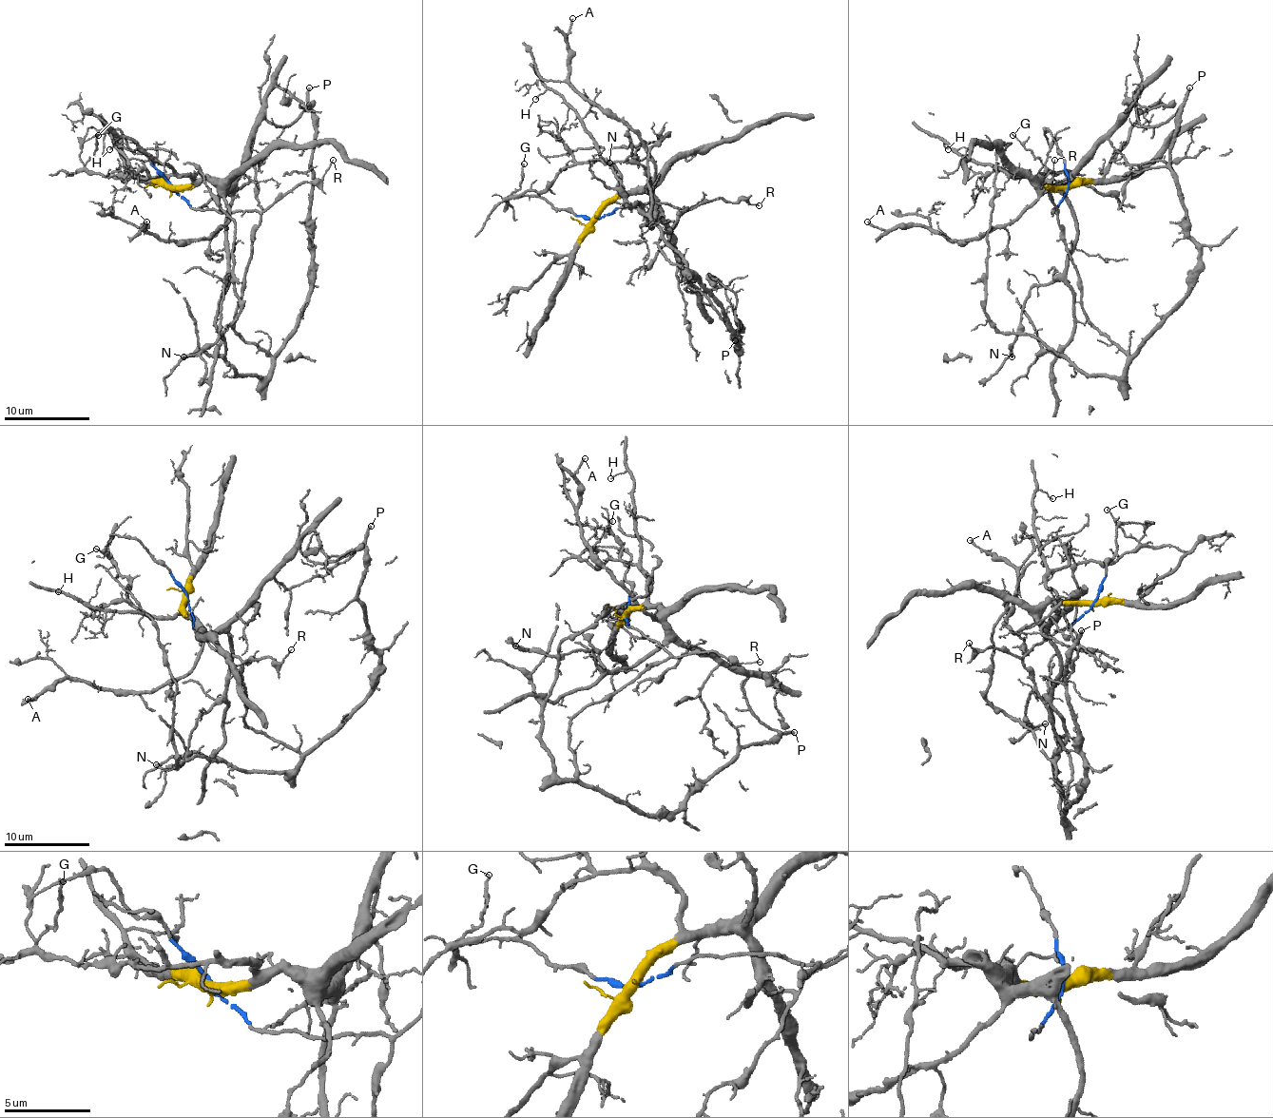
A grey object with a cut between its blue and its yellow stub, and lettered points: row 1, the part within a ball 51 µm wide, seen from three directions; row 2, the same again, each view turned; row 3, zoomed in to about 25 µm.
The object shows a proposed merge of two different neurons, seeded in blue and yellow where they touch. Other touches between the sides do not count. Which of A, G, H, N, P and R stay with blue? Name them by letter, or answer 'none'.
P, R

